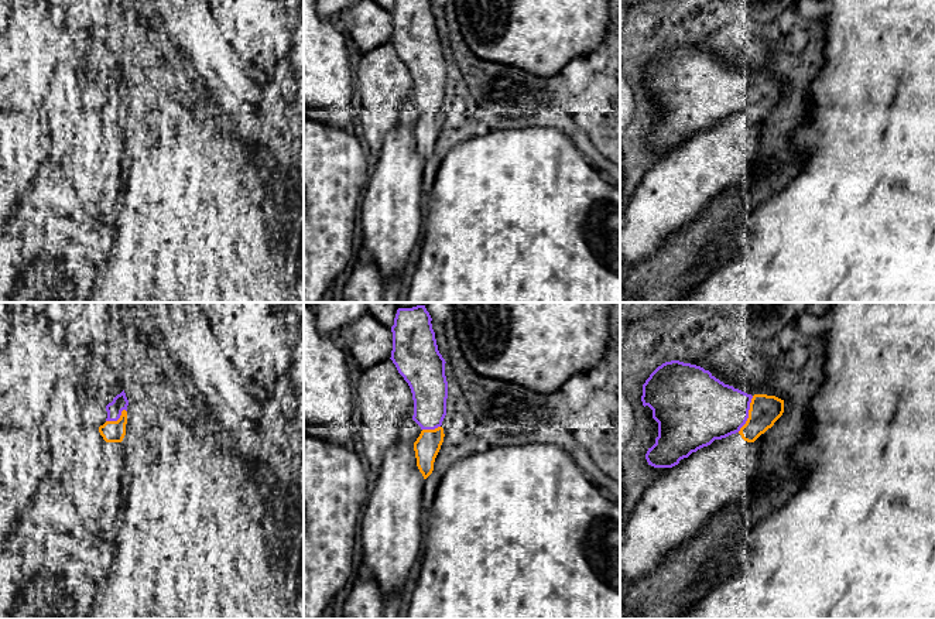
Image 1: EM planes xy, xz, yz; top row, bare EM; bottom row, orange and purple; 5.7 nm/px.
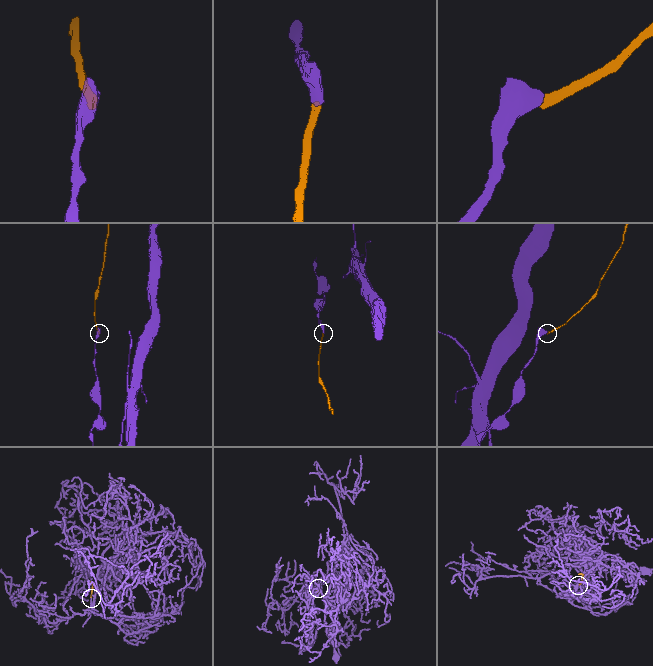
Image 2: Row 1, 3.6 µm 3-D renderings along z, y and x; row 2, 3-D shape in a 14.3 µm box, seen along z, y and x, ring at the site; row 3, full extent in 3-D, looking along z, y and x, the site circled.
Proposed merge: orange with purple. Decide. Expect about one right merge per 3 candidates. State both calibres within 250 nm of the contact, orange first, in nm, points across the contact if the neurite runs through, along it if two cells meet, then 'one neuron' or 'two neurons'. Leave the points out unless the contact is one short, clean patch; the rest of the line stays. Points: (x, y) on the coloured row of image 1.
180 nm thick on the orange side, 360 nm on the other; one neuron

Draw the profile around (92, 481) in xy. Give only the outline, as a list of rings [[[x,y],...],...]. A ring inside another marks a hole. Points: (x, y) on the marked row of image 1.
[[[82,427],[58,485],[85,520],[109,524],[121,509],[121,442],[106,442],[97,427]]]

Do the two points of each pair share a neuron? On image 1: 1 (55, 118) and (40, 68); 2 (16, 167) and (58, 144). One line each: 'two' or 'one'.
1: two
2: two

